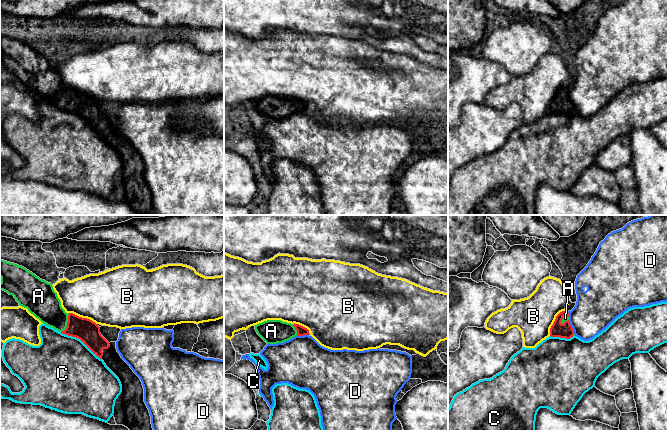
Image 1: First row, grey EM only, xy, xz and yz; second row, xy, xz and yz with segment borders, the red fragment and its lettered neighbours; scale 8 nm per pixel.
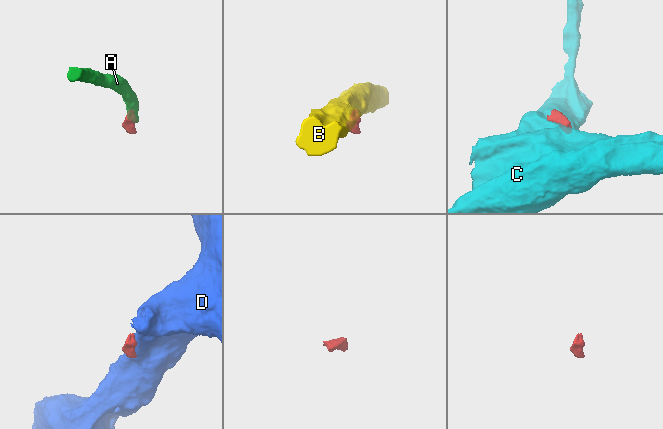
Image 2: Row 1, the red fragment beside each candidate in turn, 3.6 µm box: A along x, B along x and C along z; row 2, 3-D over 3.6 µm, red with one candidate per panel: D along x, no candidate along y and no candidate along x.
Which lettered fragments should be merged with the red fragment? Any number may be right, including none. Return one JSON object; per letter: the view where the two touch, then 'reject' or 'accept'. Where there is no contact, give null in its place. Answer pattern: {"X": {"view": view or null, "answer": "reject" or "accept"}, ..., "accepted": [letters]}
{"A": {"view": "xy", "answer": "accept"}, "B": {"view": "yz", "answer": "reject"}, "C": {"view": "xy", "answer": "reject"}, "D": {"view": "yz", "answer": "reject"}, "accepted": ["A"]}

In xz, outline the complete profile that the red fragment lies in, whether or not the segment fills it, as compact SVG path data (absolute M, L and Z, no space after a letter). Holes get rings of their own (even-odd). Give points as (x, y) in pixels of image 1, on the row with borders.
M267 320L254 326L257 334L267 344L283 343L295 336L309 335L307 328L281 320Z

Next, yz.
M568 310L560 312L550 328L551 337L560 337L570 339L575 336L574 330L569 322Z

